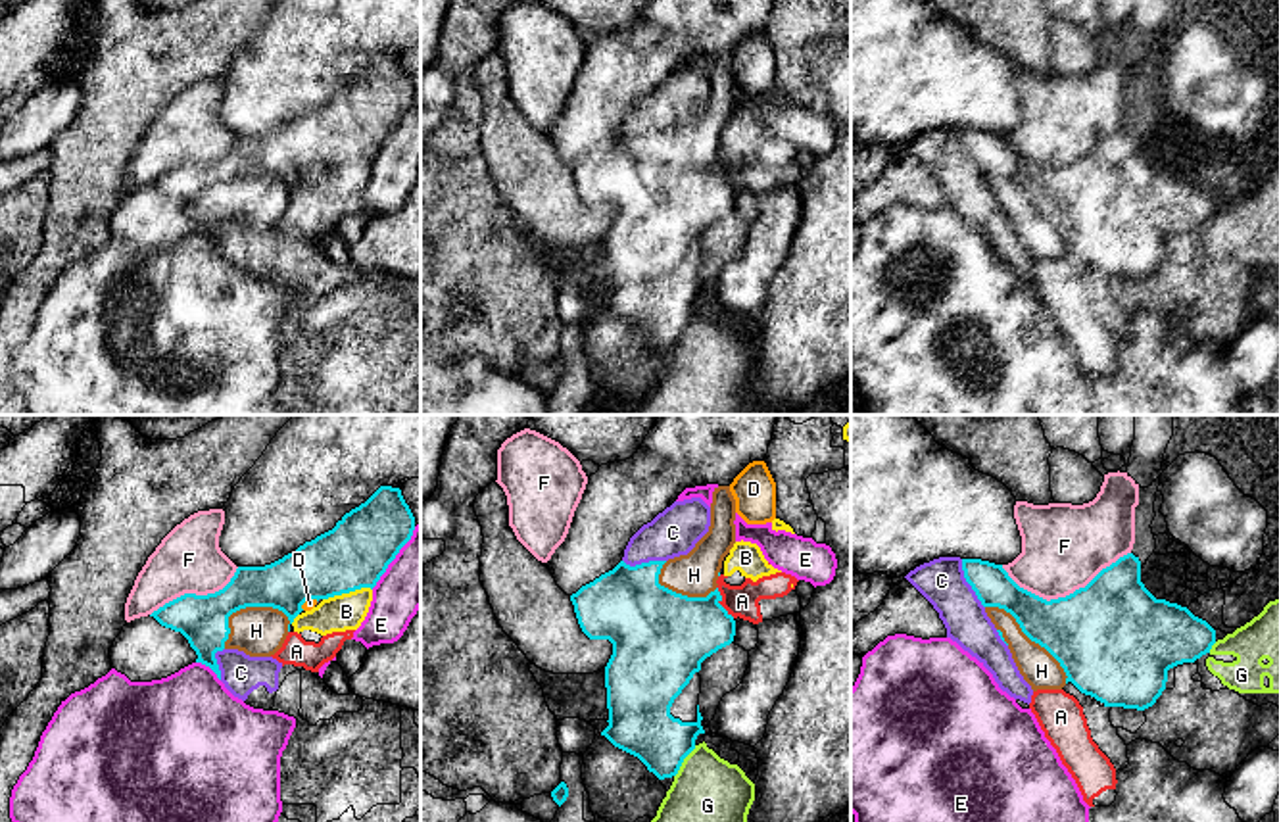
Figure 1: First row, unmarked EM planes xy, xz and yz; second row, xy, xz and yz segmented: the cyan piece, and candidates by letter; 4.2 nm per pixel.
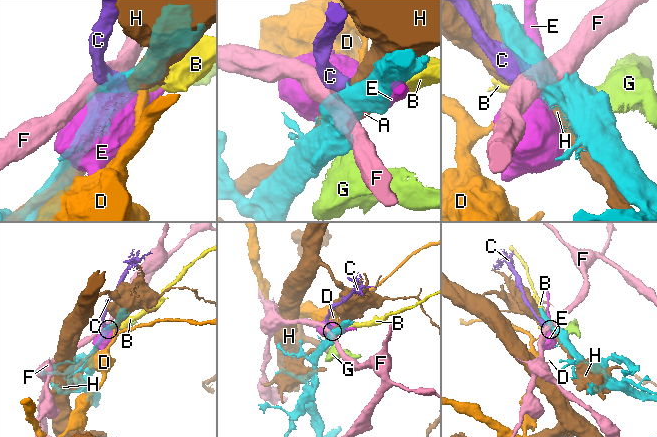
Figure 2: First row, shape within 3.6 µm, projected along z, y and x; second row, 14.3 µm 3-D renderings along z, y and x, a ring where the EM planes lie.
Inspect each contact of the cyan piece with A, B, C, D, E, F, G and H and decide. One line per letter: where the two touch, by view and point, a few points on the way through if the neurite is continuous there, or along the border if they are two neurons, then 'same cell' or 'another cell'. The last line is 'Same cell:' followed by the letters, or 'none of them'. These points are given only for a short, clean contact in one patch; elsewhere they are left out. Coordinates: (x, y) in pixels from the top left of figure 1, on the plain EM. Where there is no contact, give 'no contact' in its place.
A: meets cyan in xz at (721, 169); another cell
B: meets cyan in xy at (346, 162); another cell
C: meets cyan in yz at (968, 152); another cell
D: meets cyan in xy at (308, 168); border along xy (317, 169), (308, 169), (300, 177); another cell
E: meets cyan in xy at (210, 237); another cell
F: meets cyan in yz at (1066, 166); another cell
G: meets cyan in xz at (682, 331); another cell
H: meets cyan in xy at (244, 177); another cell
Same cell: none of them

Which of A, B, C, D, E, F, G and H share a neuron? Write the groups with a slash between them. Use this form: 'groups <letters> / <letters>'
groups A B H / C / D / E / F / G

